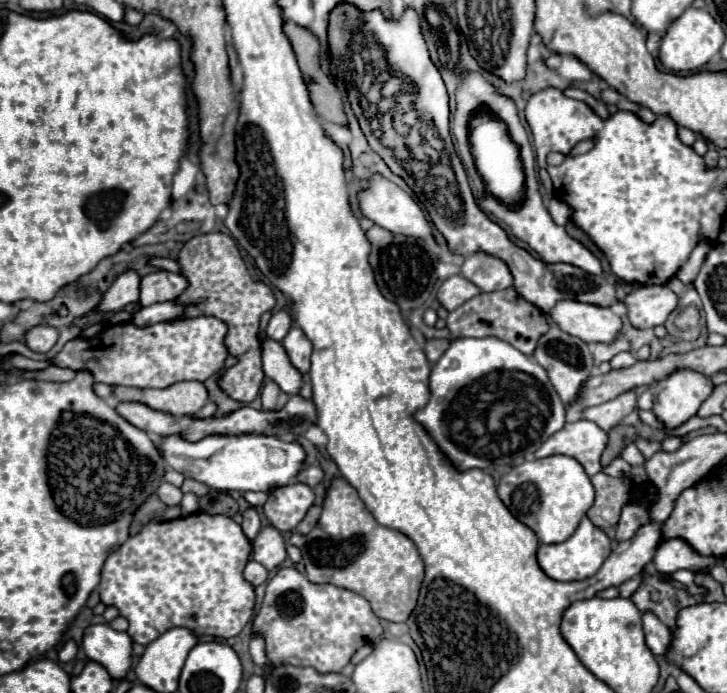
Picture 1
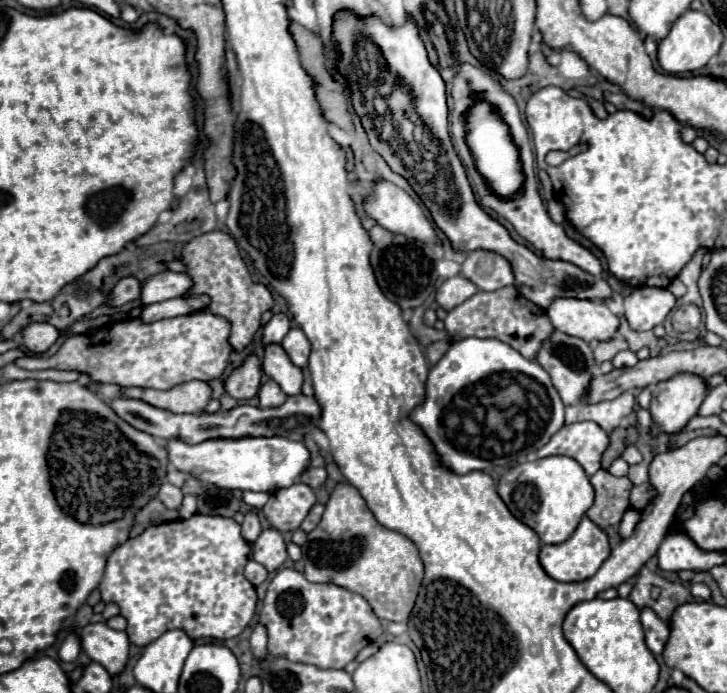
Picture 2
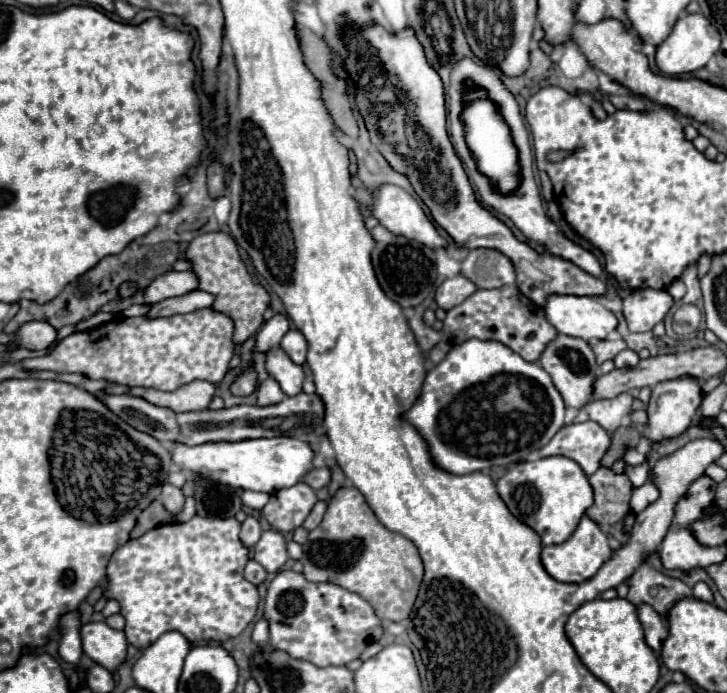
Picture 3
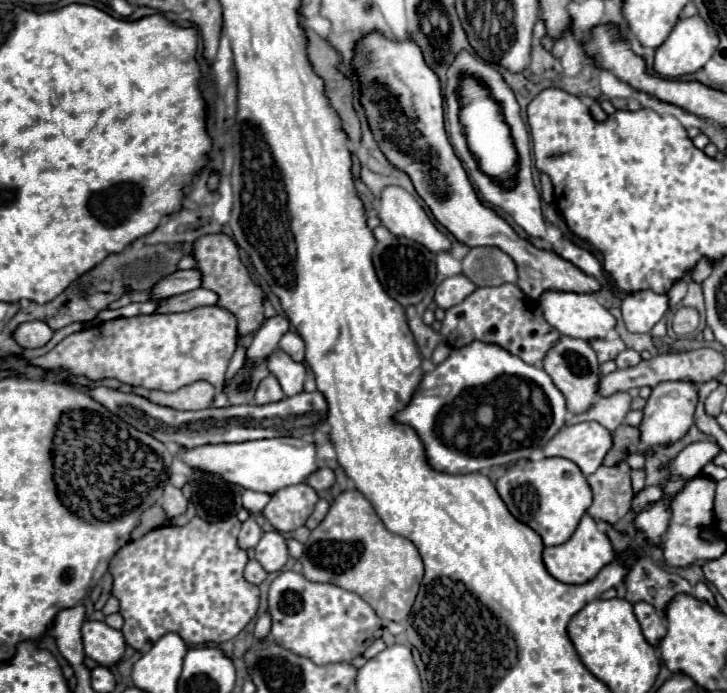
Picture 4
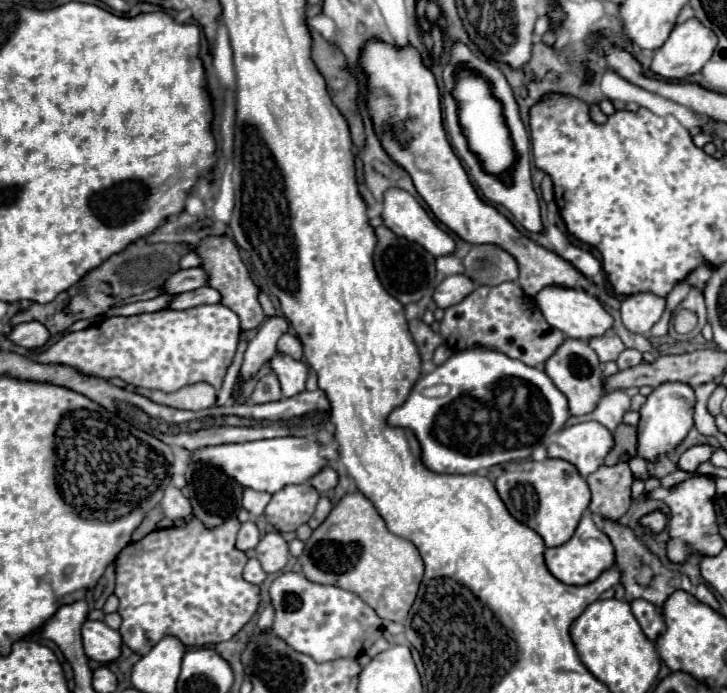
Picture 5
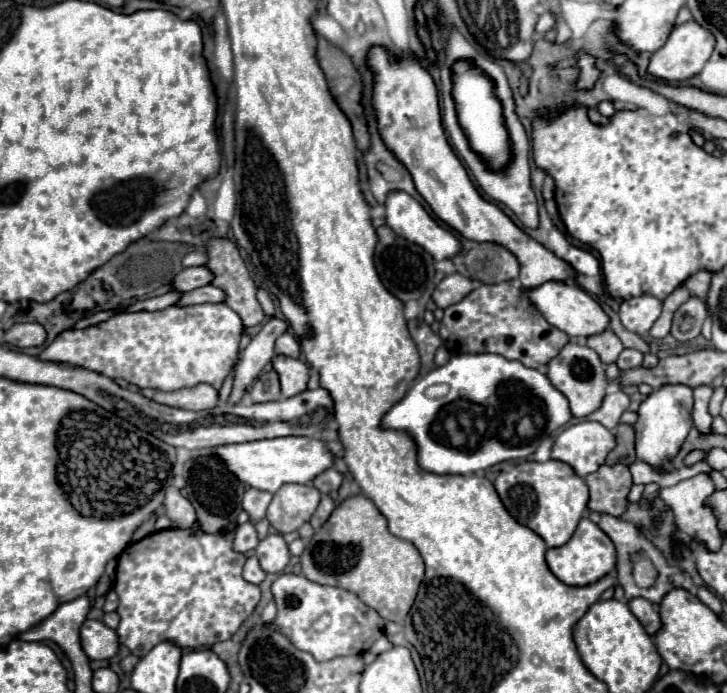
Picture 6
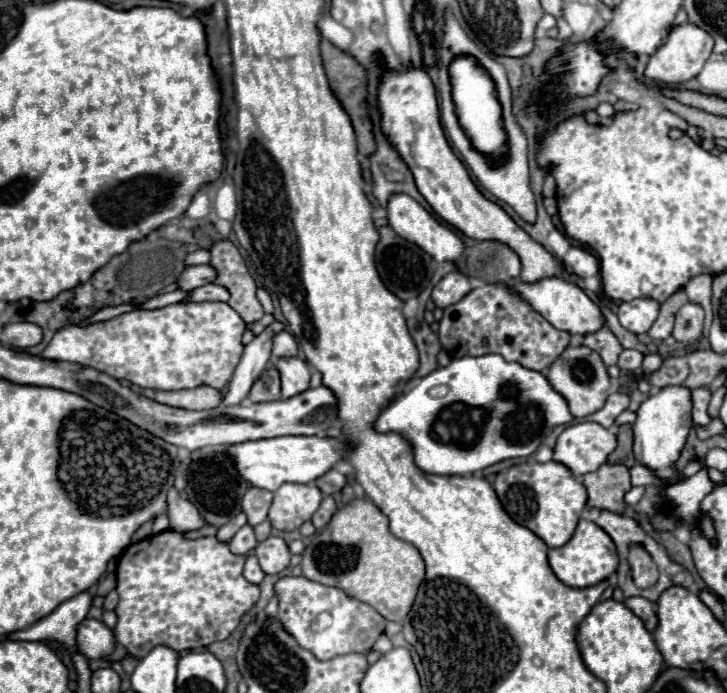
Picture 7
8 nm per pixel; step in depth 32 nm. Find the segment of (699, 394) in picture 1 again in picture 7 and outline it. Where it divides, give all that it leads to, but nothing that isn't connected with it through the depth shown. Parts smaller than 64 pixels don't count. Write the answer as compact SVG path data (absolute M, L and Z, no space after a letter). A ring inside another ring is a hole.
M666 386L652 394L646 402L638 408L638 418L634 422L634 456L640 464L648 466L656 472L662 480L676 474L674 462L680 456L680 450L684 448L686 436L692 428L692 396L690 388L684 386Z

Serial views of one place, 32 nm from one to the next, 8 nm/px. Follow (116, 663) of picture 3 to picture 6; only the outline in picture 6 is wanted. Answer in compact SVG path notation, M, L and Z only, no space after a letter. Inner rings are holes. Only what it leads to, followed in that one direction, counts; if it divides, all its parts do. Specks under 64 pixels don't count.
M86 620L80 628L82 650L90 660L108 660L118 654L118 634L100 620Z

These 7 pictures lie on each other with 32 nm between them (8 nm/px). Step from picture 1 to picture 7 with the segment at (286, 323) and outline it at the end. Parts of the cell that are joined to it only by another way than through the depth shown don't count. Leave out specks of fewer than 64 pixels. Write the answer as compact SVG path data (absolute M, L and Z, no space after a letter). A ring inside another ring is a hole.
M274 320L258 336L254 336L254 340L244 348L240 364L236 366L234 376L230 380L230 390L224 398L224 404L240 404L248 396L254 380L262 374L262 370L266 368L266 364L272 356L274 336L282 330L284 330L284 324Z

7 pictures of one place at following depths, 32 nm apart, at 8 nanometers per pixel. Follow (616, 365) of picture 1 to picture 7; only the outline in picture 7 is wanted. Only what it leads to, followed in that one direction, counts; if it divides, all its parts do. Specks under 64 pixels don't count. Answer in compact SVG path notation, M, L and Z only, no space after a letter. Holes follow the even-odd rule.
M622 350L620 358L618 358L618 368L620 370L640 370L642 366L642 358L644 354L638 350Z

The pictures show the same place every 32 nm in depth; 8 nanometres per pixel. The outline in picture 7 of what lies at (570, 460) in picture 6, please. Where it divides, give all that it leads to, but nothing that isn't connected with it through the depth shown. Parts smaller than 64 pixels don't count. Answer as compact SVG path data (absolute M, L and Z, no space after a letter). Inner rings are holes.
M596 422L566 426L556 440L554 460L566 464L574 476L596 472L616 448L616 434Z

